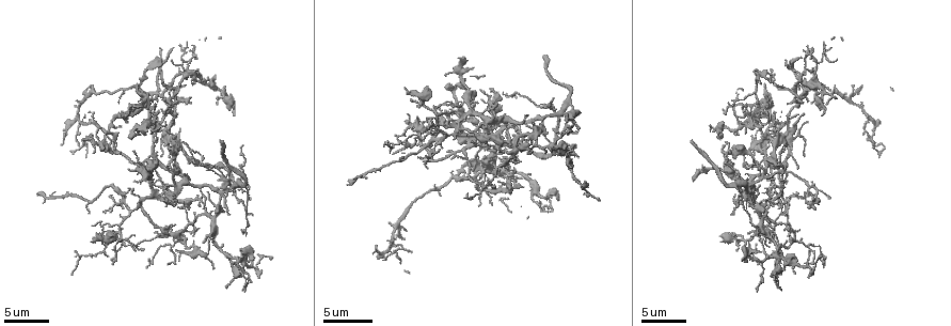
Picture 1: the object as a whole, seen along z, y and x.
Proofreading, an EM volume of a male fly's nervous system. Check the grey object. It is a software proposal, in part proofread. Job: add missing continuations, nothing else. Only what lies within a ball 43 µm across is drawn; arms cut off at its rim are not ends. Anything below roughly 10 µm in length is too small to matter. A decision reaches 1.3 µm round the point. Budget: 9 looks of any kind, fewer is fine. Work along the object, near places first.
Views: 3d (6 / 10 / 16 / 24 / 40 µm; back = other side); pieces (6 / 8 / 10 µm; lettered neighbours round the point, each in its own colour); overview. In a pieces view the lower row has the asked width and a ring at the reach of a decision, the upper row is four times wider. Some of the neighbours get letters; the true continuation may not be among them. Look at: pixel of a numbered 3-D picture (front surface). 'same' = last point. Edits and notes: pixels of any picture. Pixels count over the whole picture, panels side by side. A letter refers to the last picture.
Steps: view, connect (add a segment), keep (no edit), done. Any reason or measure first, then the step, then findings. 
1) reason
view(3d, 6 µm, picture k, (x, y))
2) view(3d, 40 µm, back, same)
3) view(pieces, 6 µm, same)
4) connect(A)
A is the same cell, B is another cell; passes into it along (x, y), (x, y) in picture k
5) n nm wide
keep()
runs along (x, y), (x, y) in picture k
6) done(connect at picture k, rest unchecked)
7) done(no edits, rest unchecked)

free end
view(pieces, 10 µm, picture 1, (773, 178))

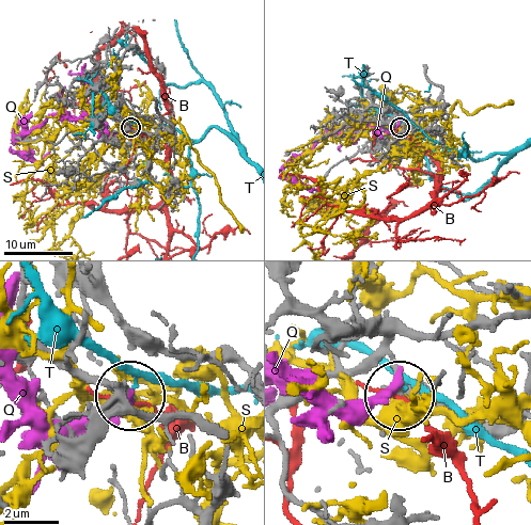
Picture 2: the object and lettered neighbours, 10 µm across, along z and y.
keep()
B, Q, S and T are other cells; none of them fits

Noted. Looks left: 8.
tapers out
view(pieces, 8 µm, picture 1, (552, 100))

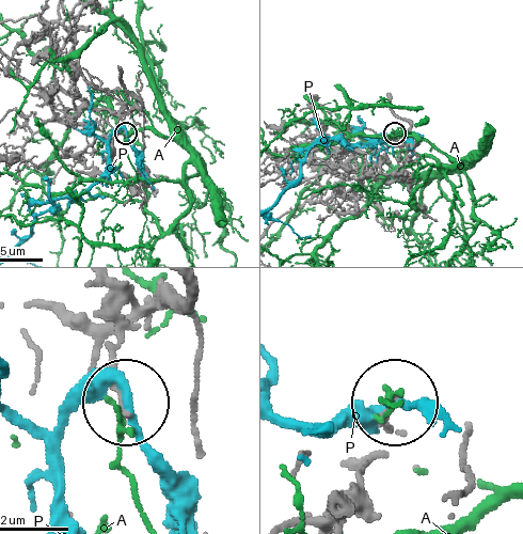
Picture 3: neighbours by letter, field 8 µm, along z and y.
keep()
A and P are other cells; runs along (147, 301), (112, 361), (121, 402) in picture 3; no lettered segment goes on from it

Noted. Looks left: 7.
an open end
view(pieces, 10 µm, picture 1, (228, 287))

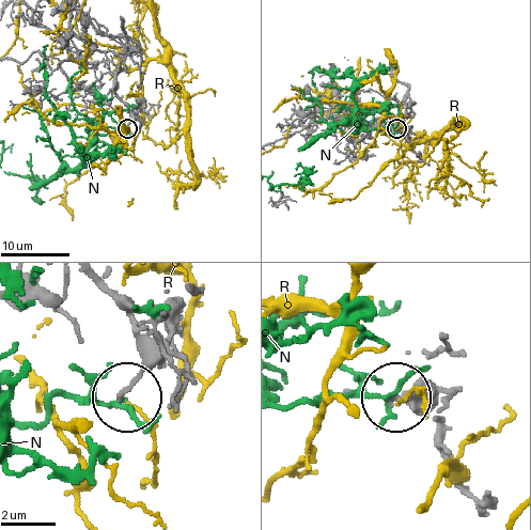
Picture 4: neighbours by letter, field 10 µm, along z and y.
keep()
N and R are other cells; runs along (100, 285), (130, 321), (142, 361), (124, 393) in picture 4; no lettered segment goes on from it

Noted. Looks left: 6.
branch stops here
view(pieces, 10 µm, picture 1, (522, 186))

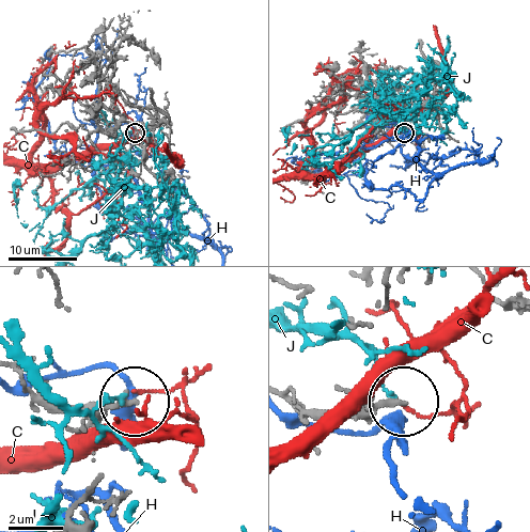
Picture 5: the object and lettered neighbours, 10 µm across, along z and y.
keep()
C, H and J are other cells; no lettered segment goes on from it

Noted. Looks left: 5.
done(no edits, rest unchecked)

